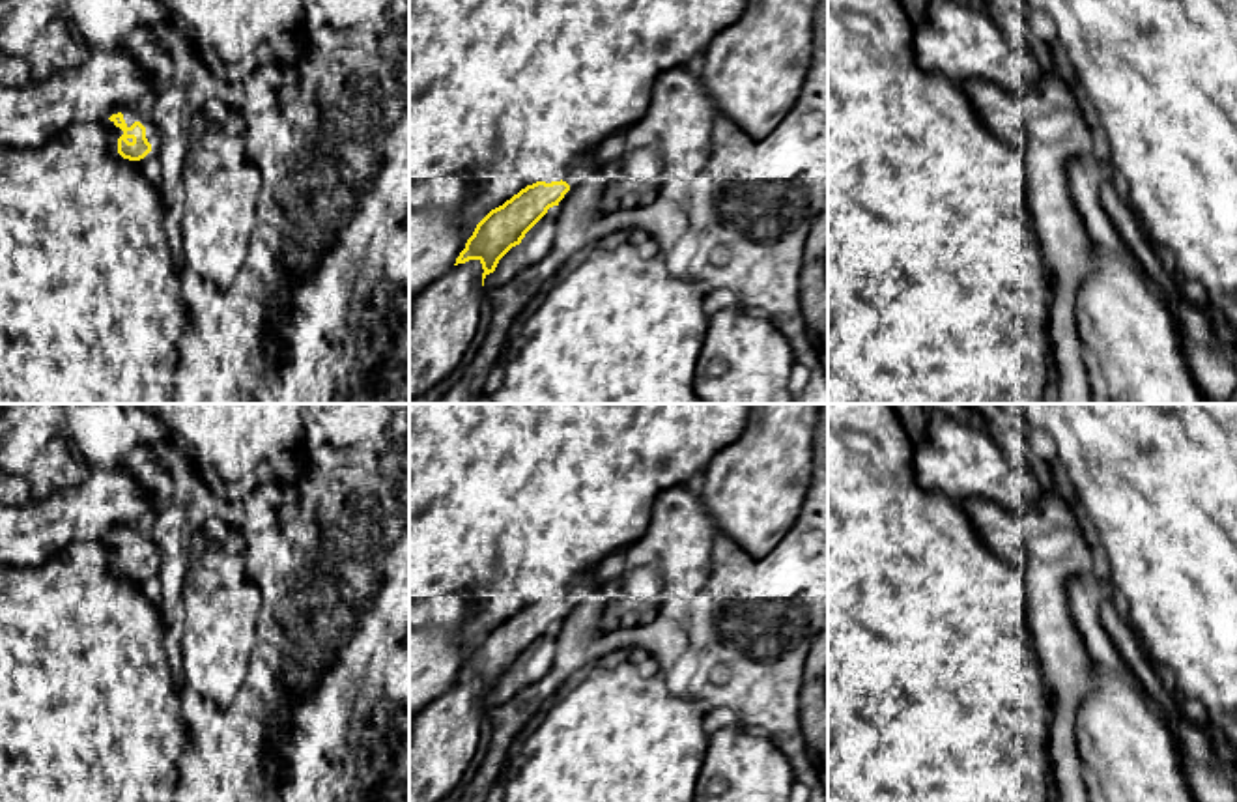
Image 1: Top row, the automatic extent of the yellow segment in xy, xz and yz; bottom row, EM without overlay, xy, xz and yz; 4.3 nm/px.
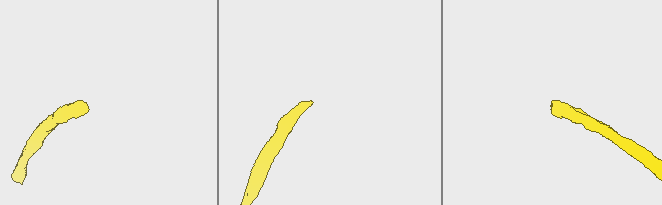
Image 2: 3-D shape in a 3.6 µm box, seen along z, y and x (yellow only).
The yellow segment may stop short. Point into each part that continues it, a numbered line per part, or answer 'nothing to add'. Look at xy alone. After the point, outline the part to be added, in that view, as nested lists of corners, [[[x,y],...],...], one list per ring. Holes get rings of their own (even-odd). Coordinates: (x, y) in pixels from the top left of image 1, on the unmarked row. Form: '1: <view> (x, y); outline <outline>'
1: xy (152, 552); outline [[[142,529],[140,531],[140,542],[146,546],[146,557],[148,561],[153,565],[161,559],[161,551],[155,546],[155,542],[151,540],[151,537]]]

